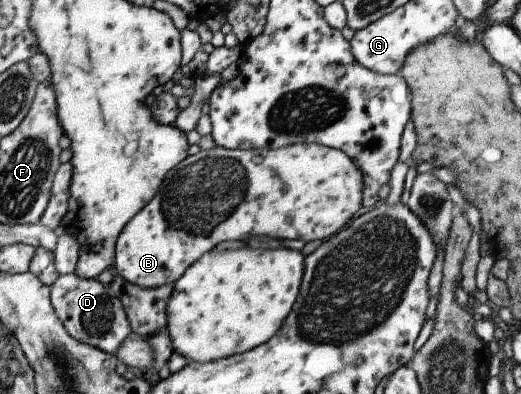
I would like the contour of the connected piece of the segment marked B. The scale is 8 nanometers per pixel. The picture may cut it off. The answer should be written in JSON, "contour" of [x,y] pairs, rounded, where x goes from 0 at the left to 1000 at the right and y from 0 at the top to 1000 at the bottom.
{"contour":[[[560,365],[534,378],[434,378],[411,373],[399,383],[384,381],[380,388],[357,396],[340,414],[311,454],[296,500],[250,556],[234,579],[221,612],[217,693],[238,713],[271,731],[301,731],[315,721],[332,721],[388,645],[411,635],[422,612],[461,612],[476,602],[530,602],[530,607],[576,607],[580,617],[595,612],[622,612],[656,581],[683,546],[691,530],[695,505],[695,442],[679,411],[653,381],[631,376],[614,365]]]}

